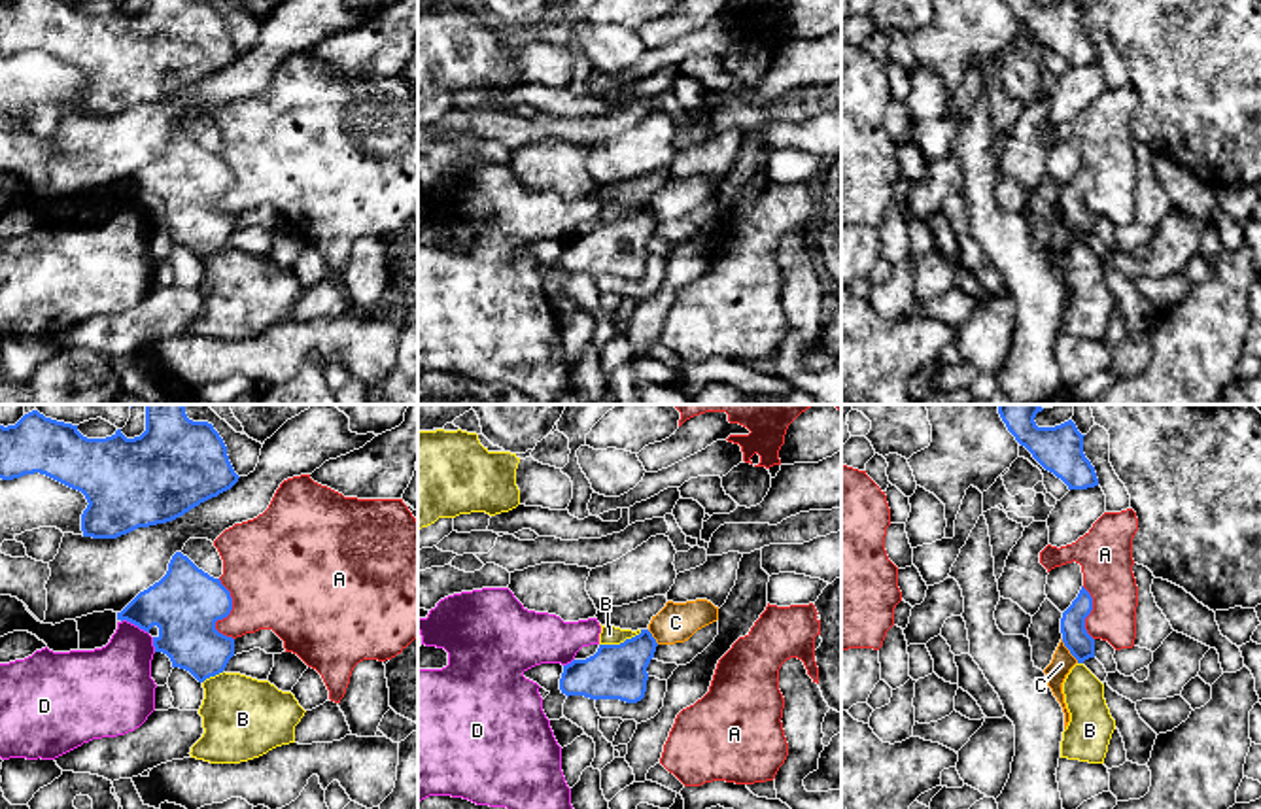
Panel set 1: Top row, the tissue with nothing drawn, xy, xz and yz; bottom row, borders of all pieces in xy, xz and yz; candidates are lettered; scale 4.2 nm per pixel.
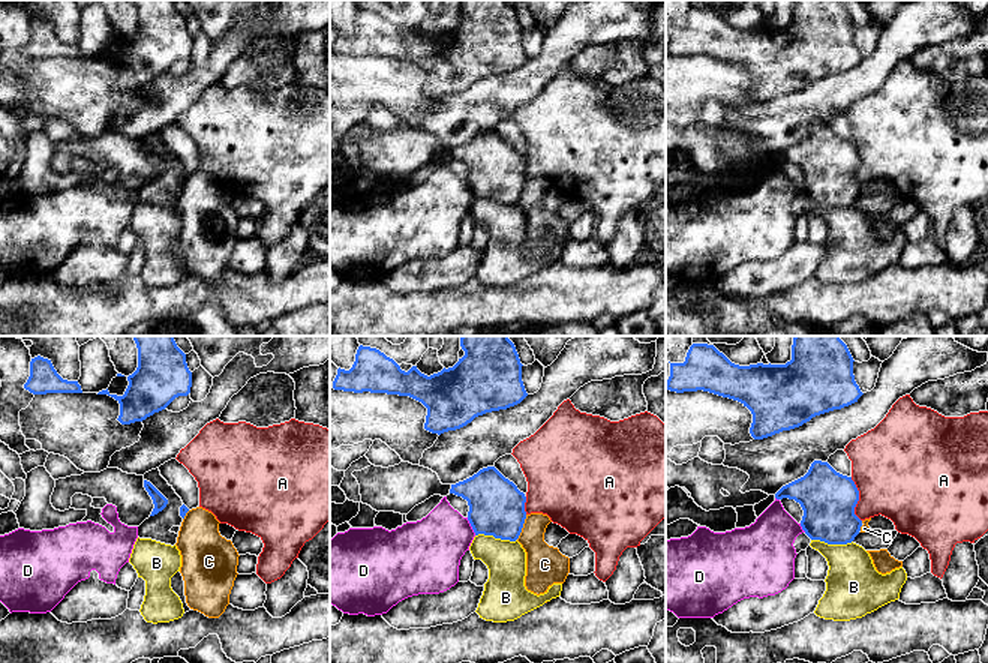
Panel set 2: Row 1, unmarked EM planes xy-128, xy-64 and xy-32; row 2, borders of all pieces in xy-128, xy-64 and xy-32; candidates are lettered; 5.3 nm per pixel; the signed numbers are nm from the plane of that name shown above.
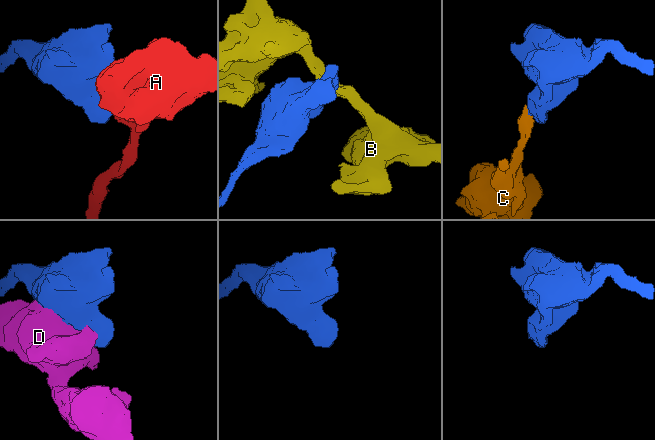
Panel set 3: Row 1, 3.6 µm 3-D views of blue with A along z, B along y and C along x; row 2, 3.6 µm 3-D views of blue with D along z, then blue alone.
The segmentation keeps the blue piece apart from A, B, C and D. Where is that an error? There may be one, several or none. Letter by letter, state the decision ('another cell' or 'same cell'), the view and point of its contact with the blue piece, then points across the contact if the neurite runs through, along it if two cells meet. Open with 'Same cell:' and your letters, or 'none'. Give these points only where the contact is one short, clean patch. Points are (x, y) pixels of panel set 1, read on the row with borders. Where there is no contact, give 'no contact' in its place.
Same cell: none
A: another cell; contact xy (227, 615)
B: another cell; contact xz (621, 643); border xz (641, 630), (619, 643), (600, 645)
C: another cell; contact yz (1069, 649); border yz (1061, 639), (1078, 662)
D: another cell; contact xy (135, 624)

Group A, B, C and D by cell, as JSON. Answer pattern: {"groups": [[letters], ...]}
{"groups": [["A"], ["B"], ["C"], ["D"]]}

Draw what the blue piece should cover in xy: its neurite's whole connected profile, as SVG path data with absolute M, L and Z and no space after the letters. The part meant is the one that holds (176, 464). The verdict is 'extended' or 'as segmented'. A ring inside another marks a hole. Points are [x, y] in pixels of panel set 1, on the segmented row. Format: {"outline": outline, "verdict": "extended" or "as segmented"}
{"outline": "M144 404L146 431L127 439L121 429L106 439L87 439L78 425L45 418L38 410L15 425L0 425L0 478L45 474L87 499L83 537L117 539L138 527L172 522L238 482L227 446L208 422L193 422L183 404Z", "verdict": "as segmented"}

